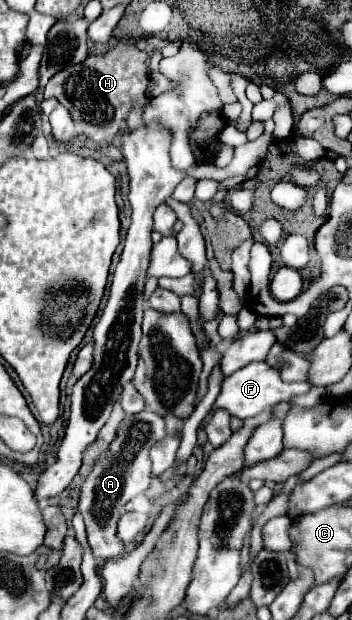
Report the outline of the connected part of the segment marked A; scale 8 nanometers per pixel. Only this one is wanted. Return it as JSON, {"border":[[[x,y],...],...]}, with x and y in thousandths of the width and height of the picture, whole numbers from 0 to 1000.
{"border":[[[401,663],[389,669],[355,673],[355,679],[344,682],[344,692],[332,695],[332,708],[315,715],[298,737],[276,744],[276,750],[241,773],[230,785],[224,827],[241,837],[247,869],[276,902],[310,905],[355,892],[355,879],[332,866],[338,827],[349,827],[349,815],[366,808],[378,785],[401,785],[406,792],[423,782],[423,773],[429,773],[423,724],[457,705],[469,705],[469,682],[457,669],[435,663]]]}

